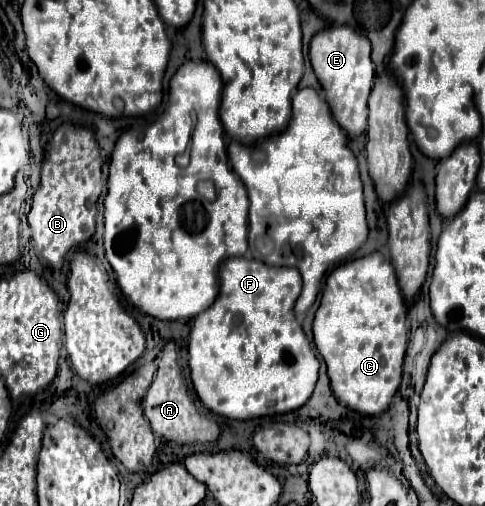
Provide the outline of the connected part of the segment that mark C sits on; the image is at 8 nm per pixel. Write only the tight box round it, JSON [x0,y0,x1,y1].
[313,252,409,416]

